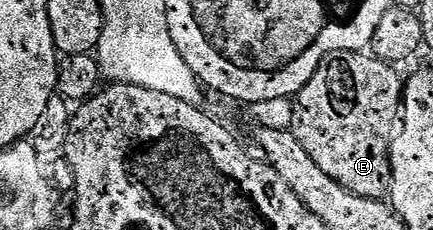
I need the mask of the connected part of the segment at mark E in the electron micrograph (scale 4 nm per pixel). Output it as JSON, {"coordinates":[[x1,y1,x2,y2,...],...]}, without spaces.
{"coordinates":[[334,52,317,66,313,78,300,90,294,101,293,131,301,146,308,151,317,166,331,179,335,179,353,195,383,200,391,191,390,148,393,139,391,127,395,115,400,115,404,99,404,81,394,72,392,65,363,52]]}

